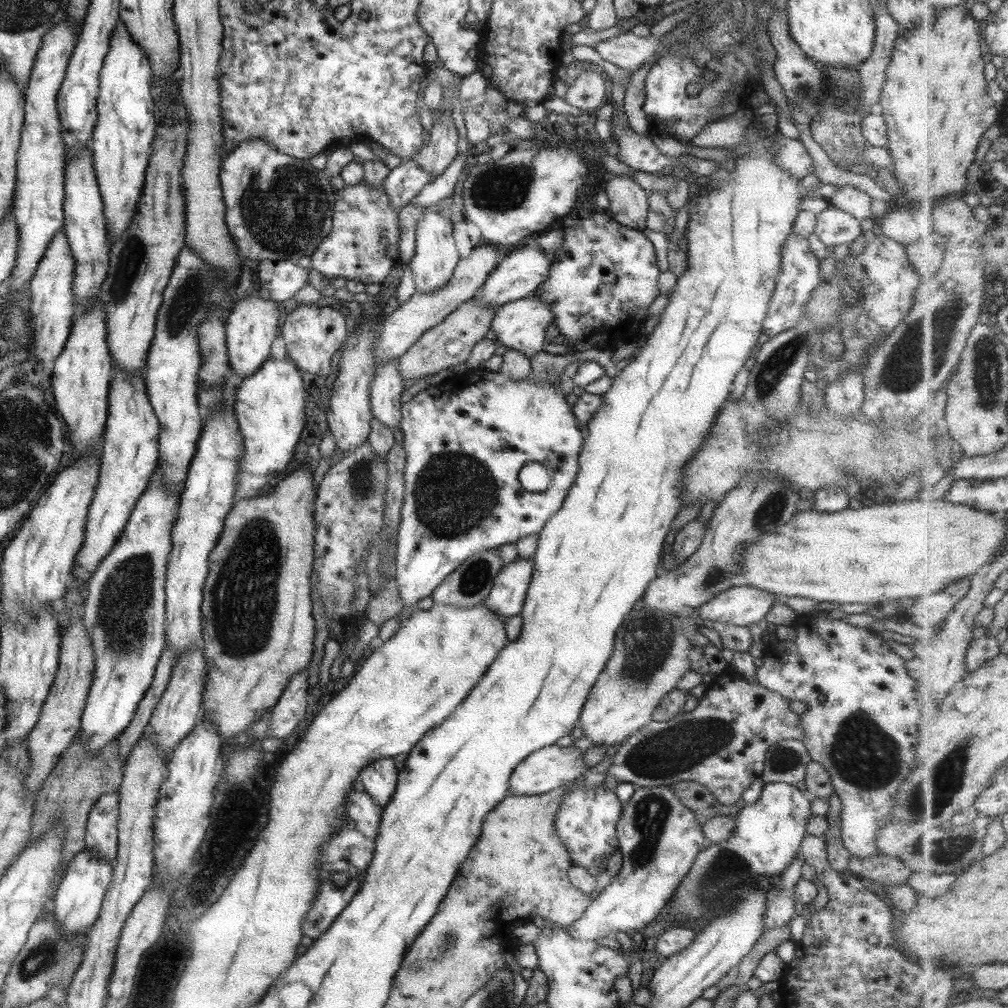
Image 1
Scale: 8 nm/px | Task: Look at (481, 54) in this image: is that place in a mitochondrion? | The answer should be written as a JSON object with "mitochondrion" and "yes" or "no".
{"mitochondrion":"no"}

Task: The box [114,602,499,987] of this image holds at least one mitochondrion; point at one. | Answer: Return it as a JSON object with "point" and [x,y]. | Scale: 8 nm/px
{"point":[448,941]}

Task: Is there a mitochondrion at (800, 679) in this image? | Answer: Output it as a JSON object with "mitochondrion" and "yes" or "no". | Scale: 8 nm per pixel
{"mitochondrion":"no"}

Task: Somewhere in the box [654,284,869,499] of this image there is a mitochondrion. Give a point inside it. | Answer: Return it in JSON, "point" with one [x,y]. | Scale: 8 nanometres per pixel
{"point":[768,378]}

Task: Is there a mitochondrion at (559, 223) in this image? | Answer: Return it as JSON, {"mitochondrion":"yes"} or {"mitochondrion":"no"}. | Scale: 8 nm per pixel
{"mitochondrion":"no"}

